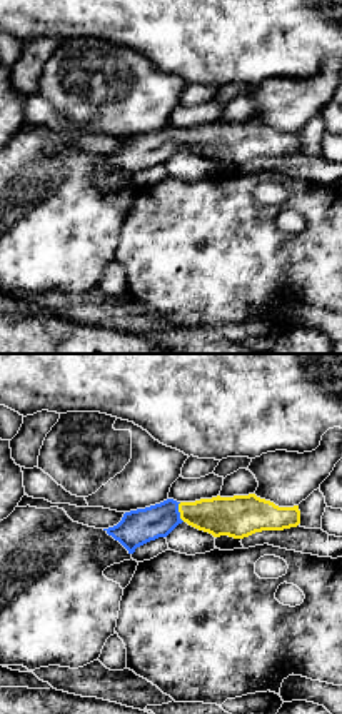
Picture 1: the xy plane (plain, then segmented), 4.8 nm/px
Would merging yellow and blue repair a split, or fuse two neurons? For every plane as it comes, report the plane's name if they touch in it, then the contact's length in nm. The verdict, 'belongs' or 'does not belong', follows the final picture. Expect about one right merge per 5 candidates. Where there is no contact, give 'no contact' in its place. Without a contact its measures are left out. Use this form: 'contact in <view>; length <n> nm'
contact in xy; length 100 nm

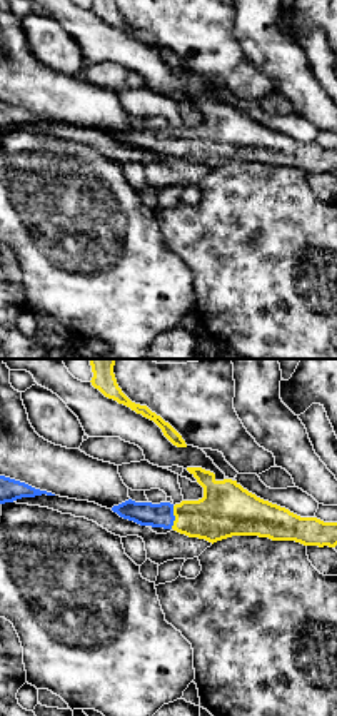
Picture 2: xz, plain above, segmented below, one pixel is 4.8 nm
contact in xz; length 110 nm

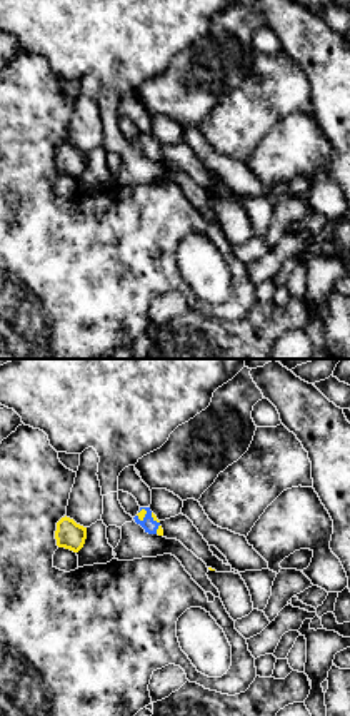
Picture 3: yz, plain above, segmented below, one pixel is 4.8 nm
contact in yz; length 70 nm

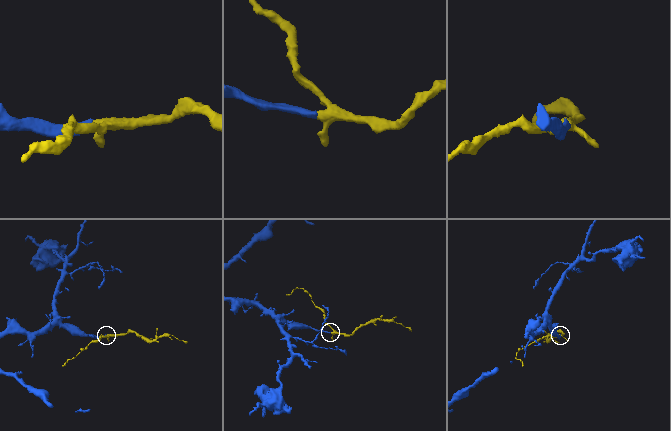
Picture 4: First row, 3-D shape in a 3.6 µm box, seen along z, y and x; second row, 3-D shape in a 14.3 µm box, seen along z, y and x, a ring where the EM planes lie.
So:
belongs

